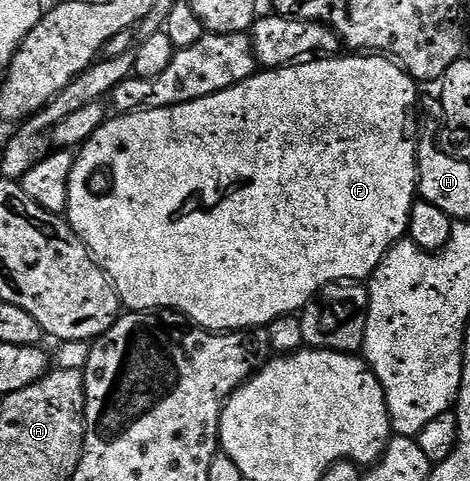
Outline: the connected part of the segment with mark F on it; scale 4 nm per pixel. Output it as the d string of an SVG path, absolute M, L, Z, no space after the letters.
M335 56L332 58L321 58L308 64L298 64L296 66L285 66L279 70L263 69L255 73L253 78L244 80L224 92L216 92L212 96L197 98L184 104L176 104L168 108L152 108L151 110L137 110L131 114L118 114L107 117L105 124L98 129L93 136L77 151L72 168L72 176L68 184L68 208L65 217L68 219L70 227L78 233L78 238L82 241L91 254L94 261L101 266L114 283L118 298L122 301L123 307L130 312L157 312L159 310L172 310L175 314L183 314L185 318L204 327L206 330L215 332L229 332L231 330L256 330L270 325L272 320L276 320L285 314L298 314L318 297L319 293L328 284L333 282L356 282L361 283L369 279L375 268L384 260L384 256L392 249L396 243L403 241L407 237L409 228L409 214L416 201L418 192L418 144L420 133L414 127L414 122L410 119L410 113L414 110L414 105L418 102L419 83L415 82L397 62L385 56L350 56L354 58L342 58Z

